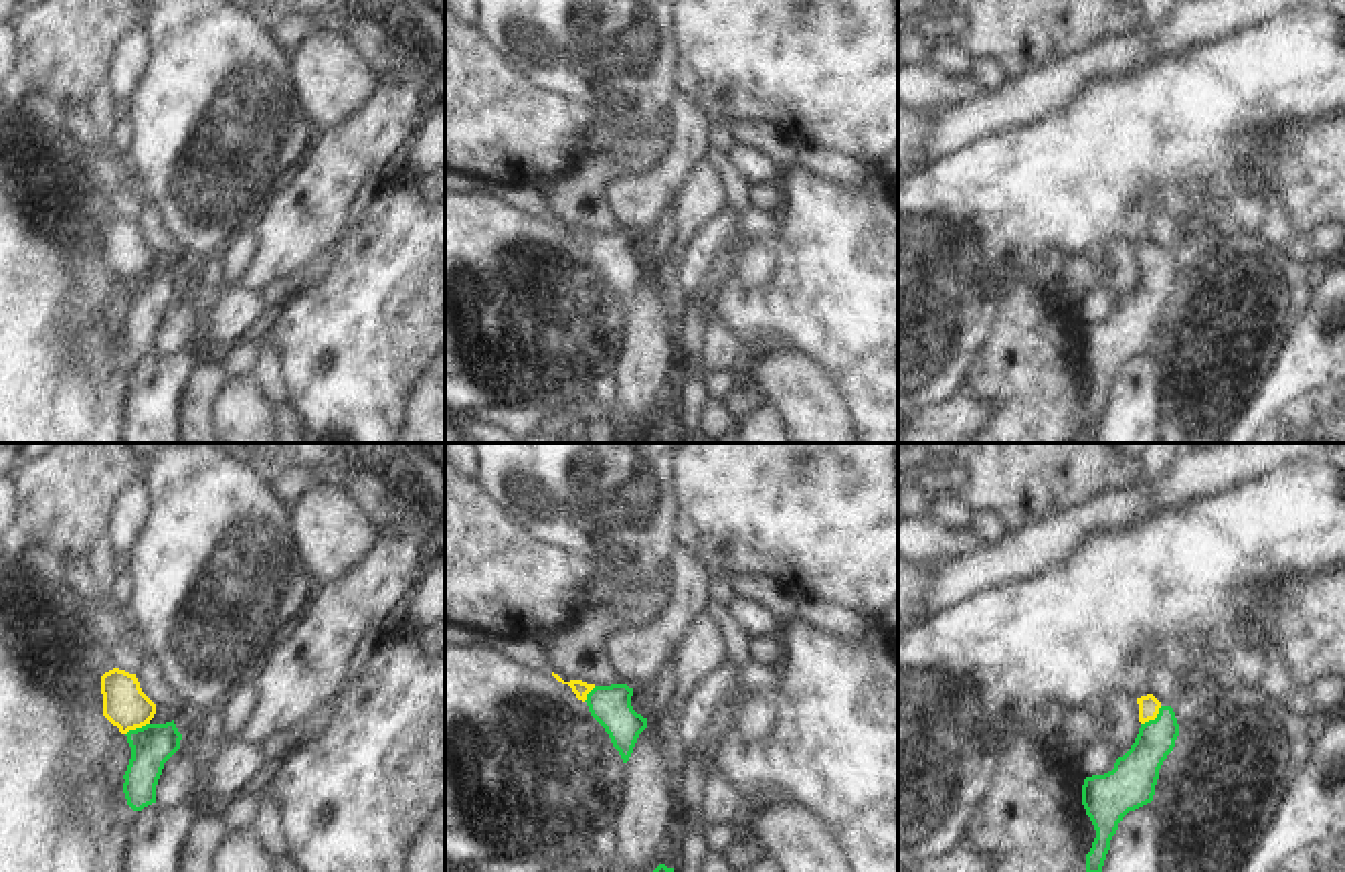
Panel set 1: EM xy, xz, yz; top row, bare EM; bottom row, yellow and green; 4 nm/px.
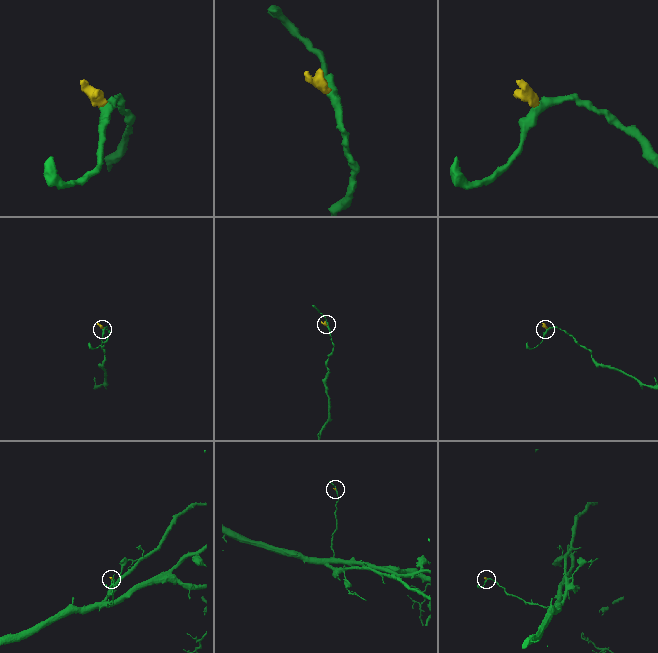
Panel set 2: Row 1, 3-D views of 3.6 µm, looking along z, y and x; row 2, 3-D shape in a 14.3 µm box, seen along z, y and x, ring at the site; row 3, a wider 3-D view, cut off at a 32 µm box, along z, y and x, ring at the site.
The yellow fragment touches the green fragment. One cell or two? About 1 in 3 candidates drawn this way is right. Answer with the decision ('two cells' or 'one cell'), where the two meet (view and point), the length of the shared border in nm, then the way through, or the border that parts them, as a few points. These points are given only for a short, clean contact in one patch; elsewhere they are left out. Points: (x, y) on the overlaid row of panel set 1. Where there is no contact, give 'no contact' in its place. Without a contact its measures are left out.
one cell; contact yz (1153, 719); length 120 nm; way yz (1149, 707), (1153, 719), (1153, 743), (1135, 773)

